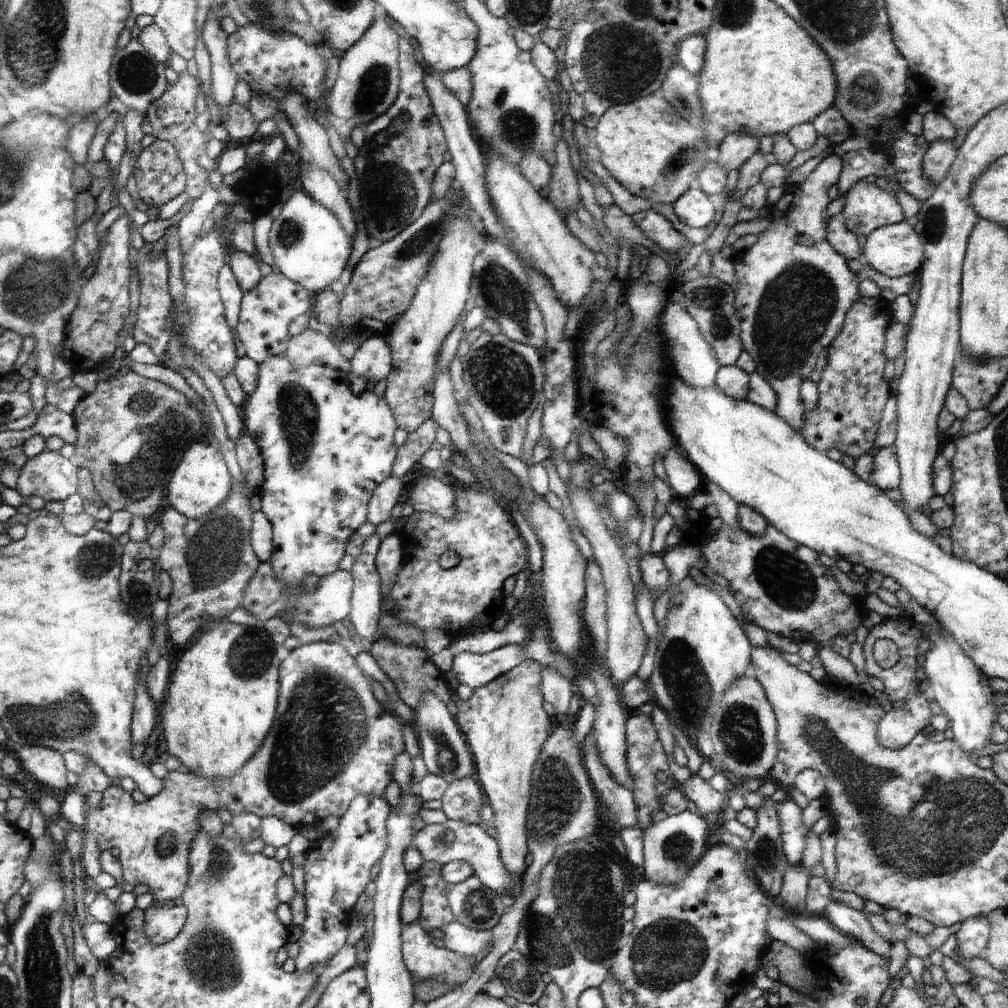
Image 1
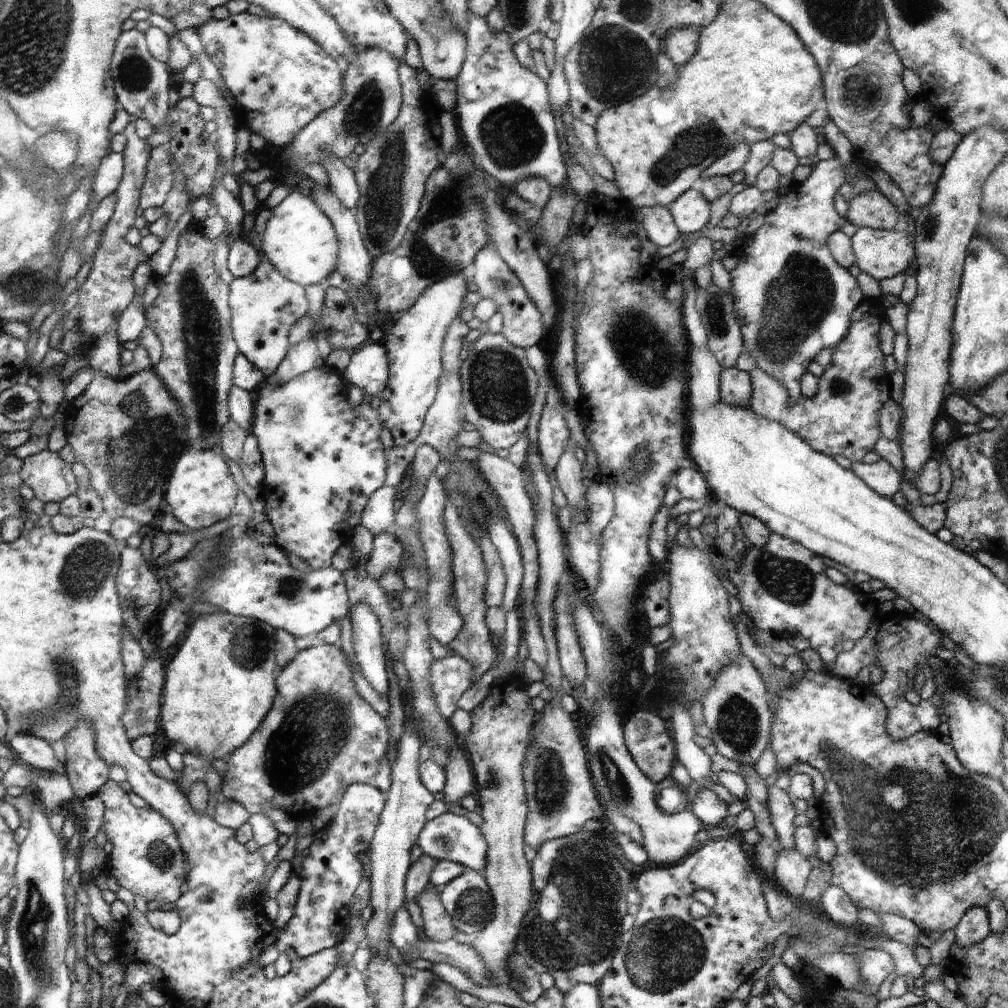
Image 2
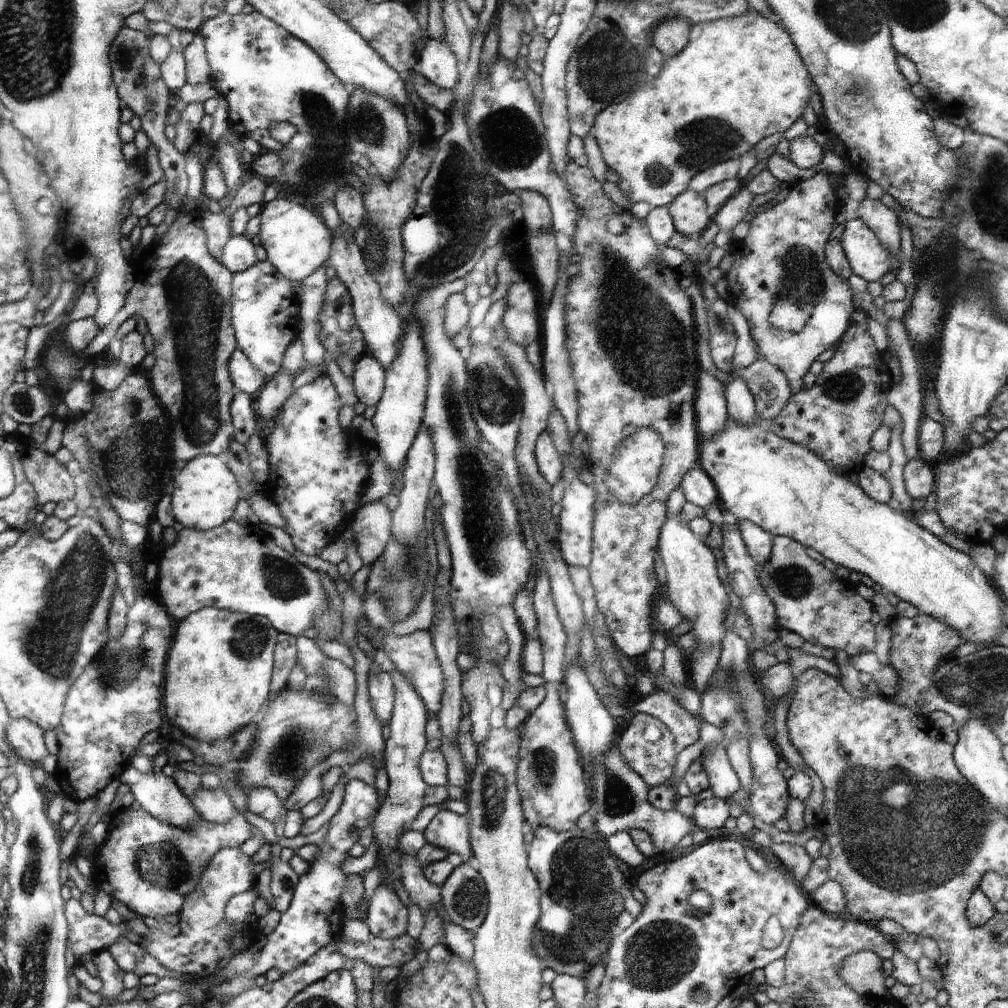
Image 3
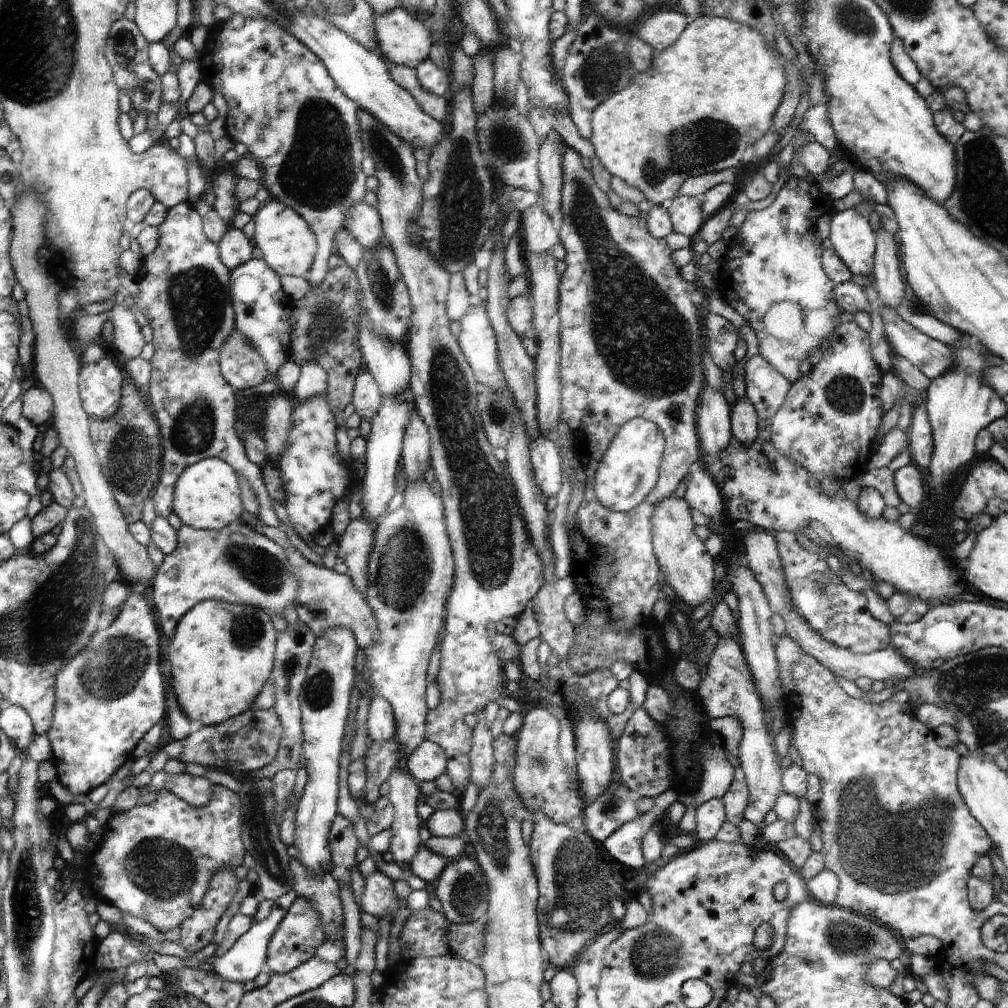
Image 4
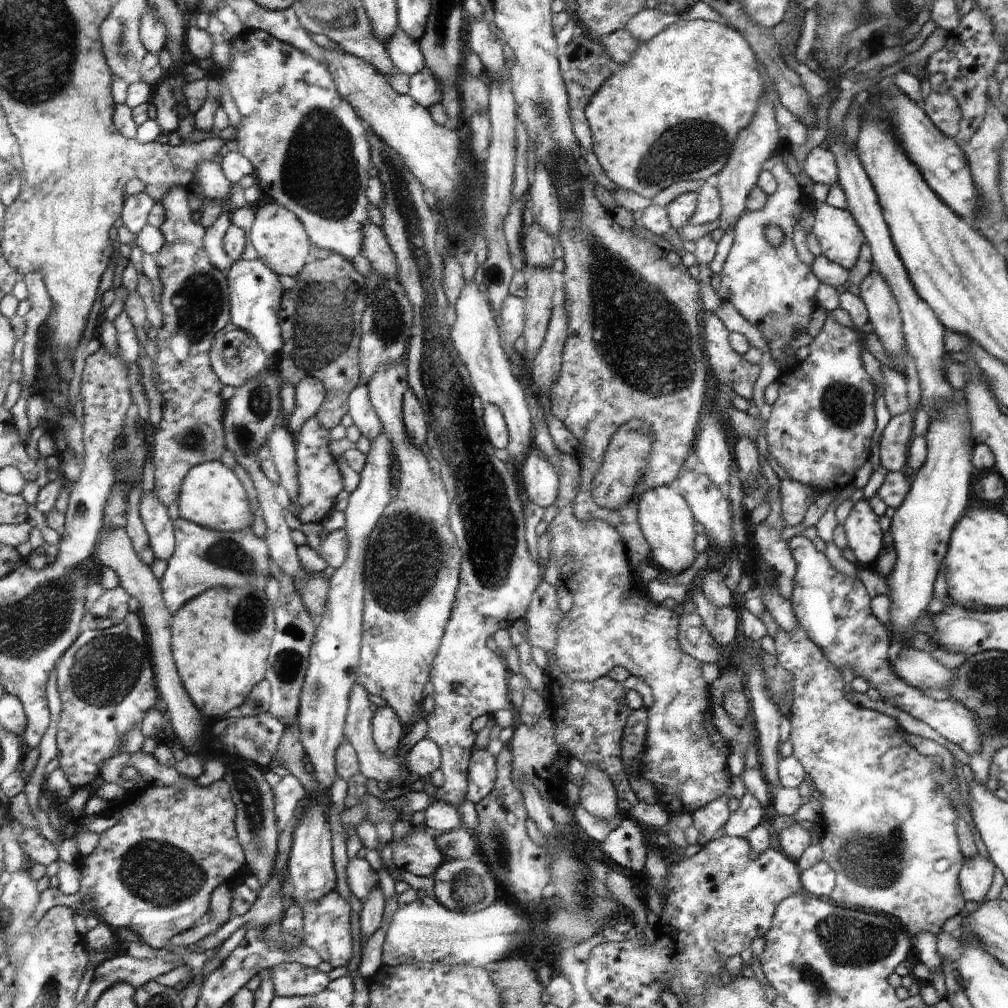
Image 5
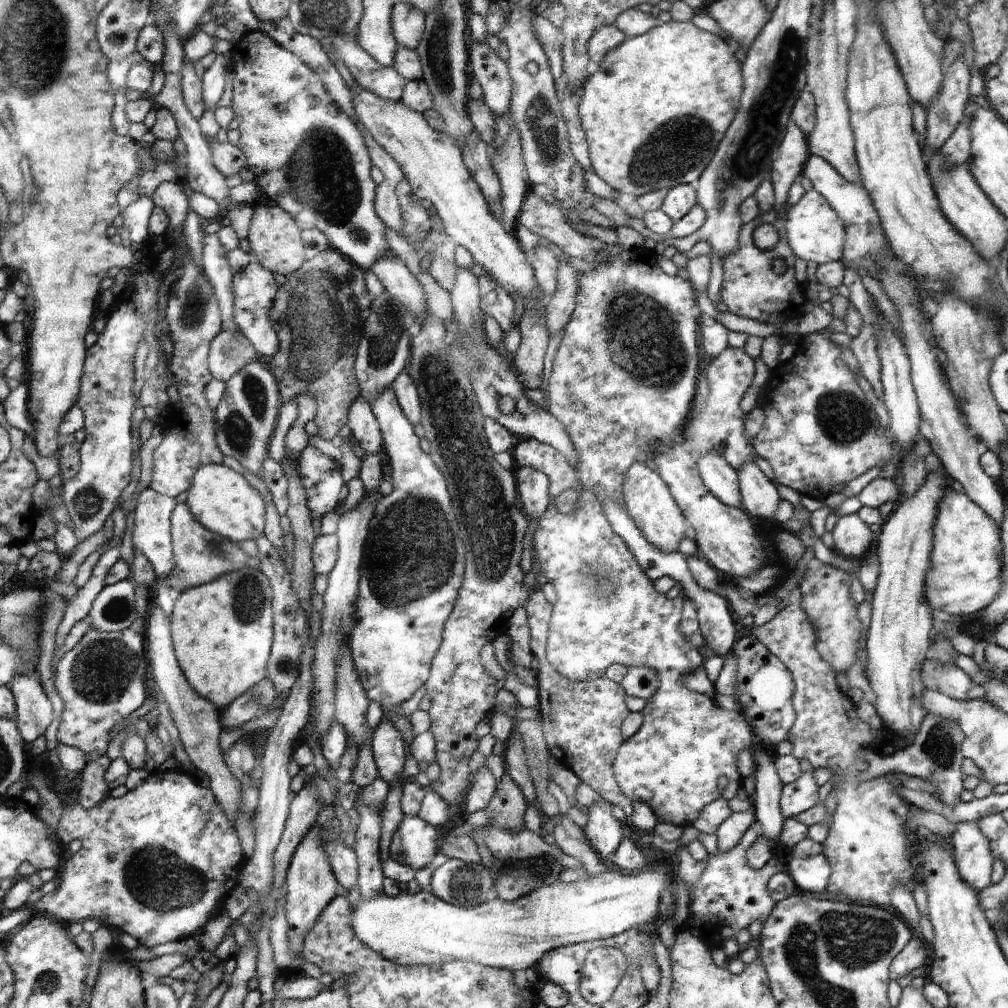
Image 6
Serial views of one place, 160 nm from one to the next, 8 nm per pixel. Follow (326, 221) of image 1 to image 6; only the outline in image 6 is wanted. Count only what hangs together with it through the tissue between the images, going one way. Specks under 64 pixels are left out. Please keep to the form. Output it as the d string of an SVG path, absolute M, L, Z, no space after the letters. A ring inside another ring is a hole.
M254 205L254 209L249 226L248 242L250 242L255 262L260 263L270 272L284 274L287 277L304 264L304 243L300 240L300 230L296 226L295 217L274 206L268 208L264 205Z

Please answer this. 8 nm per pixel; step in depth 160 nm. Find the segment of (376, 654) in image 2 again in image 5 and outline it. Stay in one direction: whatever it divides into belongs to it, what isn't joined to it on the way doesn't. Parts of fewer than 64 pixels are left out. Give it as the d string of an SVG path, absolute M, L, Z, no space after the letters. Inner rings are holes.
M385 705L373 712L371 731L378 750L387 757L396 757L398 744L405 736L406 730L392 708Z

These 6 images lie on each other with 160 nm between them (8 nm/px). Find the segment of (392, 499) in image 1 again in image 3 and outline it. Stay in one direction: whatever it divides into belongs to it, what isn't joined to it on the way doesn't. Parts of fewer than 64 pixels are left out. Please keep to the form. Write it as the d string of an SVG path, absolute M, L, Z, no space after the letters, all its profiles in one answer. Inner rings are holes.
M385 499L366 503L356 512L349 527L354 530L354 542L364 565L370 567L380 558L392 537L392 521Z

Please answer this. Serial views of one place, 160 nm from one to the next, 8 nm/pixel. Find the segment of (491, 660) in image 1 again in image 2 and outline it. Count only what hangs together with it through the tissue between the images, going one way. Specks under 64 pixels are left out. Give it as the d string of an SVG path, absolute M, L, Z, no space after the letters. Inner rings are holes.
M452 655L443 659L435 660L430 667L432 690L440 709L441 715L448 721L452 714L456 712L456 702L470 688L475 680L475 672L473 666L460 655Z

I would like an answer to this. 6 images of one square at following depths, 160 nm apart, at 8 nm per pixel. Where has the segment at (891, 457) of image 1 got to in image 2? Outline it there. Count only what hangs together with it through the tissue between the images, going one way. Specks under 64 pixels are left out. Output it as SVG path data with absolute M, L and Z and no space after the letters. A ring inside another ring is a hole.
M881 458L873 464L852 463L851 470L880 496L892 496L900 490L902 477L886 459Z

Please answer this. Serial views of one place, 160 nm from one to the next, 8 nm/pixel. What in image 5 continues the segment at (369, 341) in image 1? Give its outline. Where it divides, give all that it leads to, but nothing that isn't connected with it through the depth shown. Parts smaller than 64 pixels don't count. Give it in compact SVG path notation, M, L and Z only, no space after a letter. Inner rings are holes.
M367 384L356 386L347 401L348 414L362 435L367 436L371 441L383 432L383 424L372 406Z

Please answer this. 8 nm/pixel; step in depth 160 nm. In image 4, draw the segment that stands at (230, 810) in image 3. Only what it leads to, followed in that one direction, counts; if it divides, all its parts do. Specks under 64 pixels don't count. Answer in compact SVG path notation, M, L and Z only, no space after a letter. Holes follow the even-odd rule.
M190 773L167 775L166 789L183 801L196 807L206 806L214 794L213 786L218 785L206 777L197 777Z

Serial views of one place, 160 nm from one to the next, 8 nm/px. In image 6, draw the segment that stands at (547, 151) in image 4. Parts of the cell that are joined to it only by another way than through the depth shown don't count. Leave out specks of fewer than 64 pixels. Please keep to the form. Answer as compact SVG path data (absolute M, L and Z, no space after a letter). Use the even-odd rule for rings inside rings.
M529 192L522 203L517 227L522 225L528 227L534 234L541 236L544 242L555 244L564 255L574 256L574 258L585 260L586 263L592 263L595 260L596 250L601 247L601 242L597 239L590 238L573 229L560 209L556 208L555 202L546 202L540 195L533 192Z

